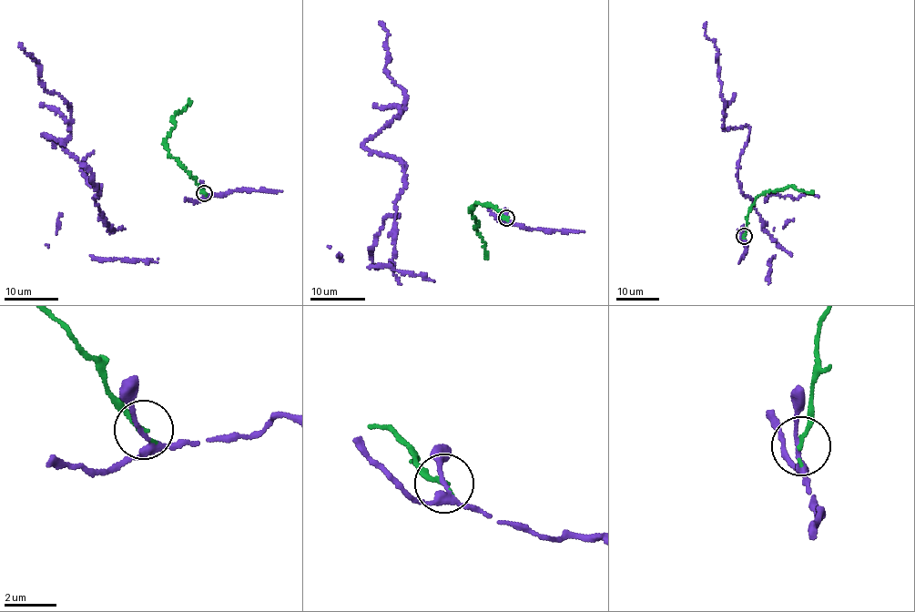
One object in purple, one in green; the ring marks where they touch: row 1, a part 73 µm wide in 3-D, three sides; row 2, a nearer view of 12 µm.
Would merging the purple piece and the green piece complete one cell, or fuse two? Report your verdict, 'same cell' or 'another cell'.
another cell

